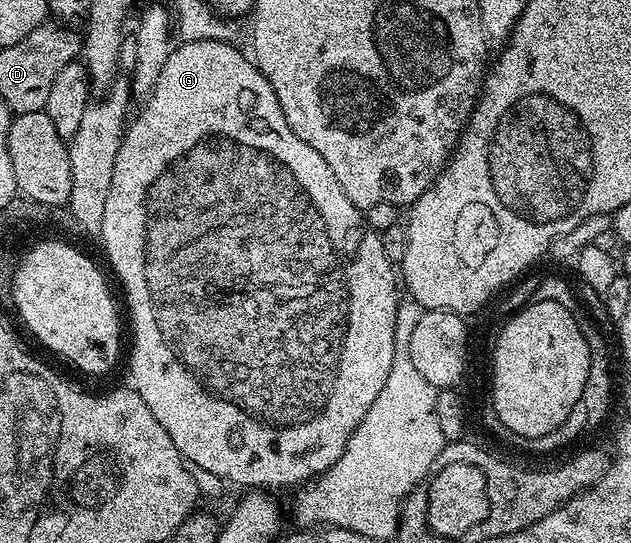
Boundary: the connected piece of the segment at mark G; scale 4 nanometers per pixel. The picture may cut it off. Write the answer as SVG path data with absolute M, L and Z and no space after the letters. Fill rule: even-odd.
M187 41L174 48L173 54L167 59L167 63L163 63L163 71L159 71L159 79L155 83L151 95L144 98L142 105L145 106L142 107L141 114L135 119L133 117L124 131L121 146L118 154L115 155L111 189L107 194L99 240L105 244L105 253L109 256L109 261L113 264L113 269L117 272L122 287L125 288L126 299L129 300L129 313L133 316L133 358L129 361L129 373L133 376L131 385L143 399L143 403L147 403L147 407L151 407L151 415L155 415L155 419L159 419L159 423L163 423L163 431L167 431L167 435L171 435L171 443L175 443L175 447L190 466L203 468L222 479L230 477L237 485L249 485L245 487L260 487L265 491L277 491L280 485L295 485L294 487L297 487L302 483L312 481L318 475L328 474L329 468L343 455L351 435L367 415L371 403L375 403L383 383L387 383L387 375L391 371L391 363L395 359L393 340L395 339L395 319L397 318L399 300L399 292L397 293L399 277L395 272L395 266L389 262L387 255L383 255L381 234L376 233L365 224L364 212L357 209L355 203L351 203L351 199L347 199L347 195L343 191L343 187L339 187L331 167L327 167L327 163L323 160L323 155L319 155L319 151L307 147L307 143L303 143L303 139L299 139L299 135L295 135L295 131L291 131L291 127L279 107L279 99L275 99L275 91L271 91L271 83L267 83L267 79L257 70L256 64L246 54L245 57L229 41Z

